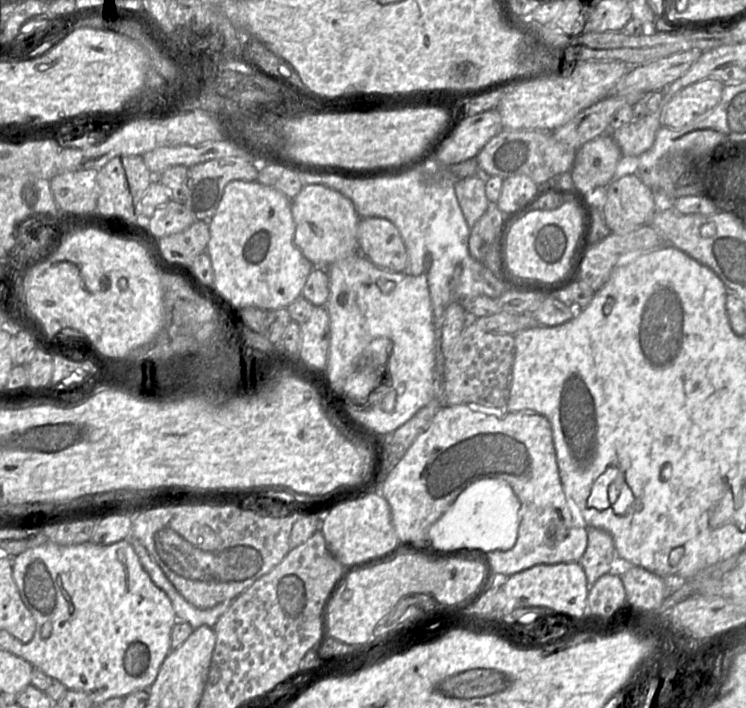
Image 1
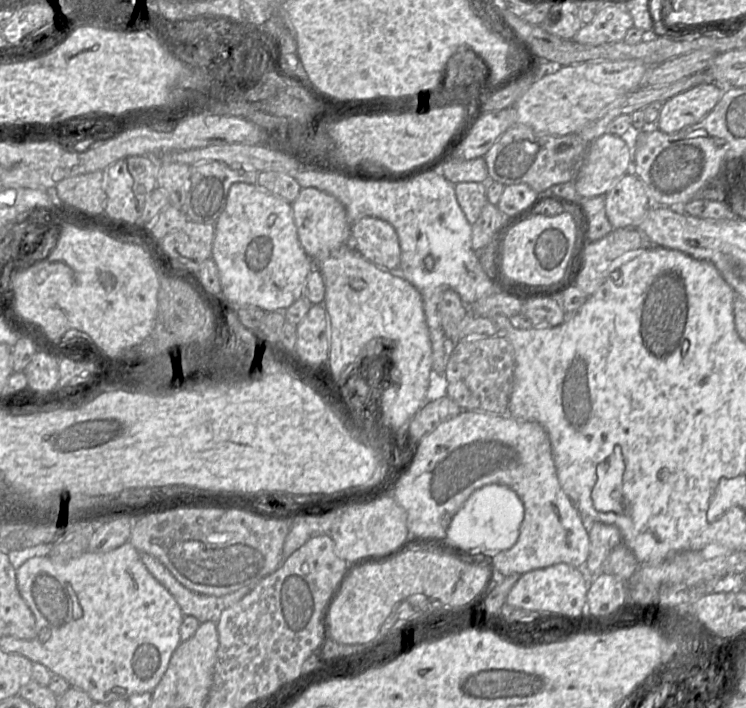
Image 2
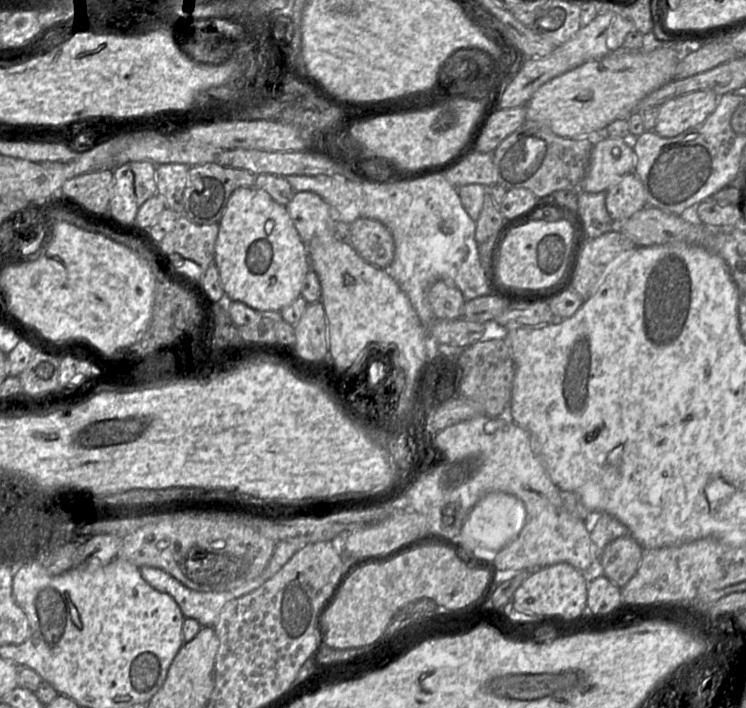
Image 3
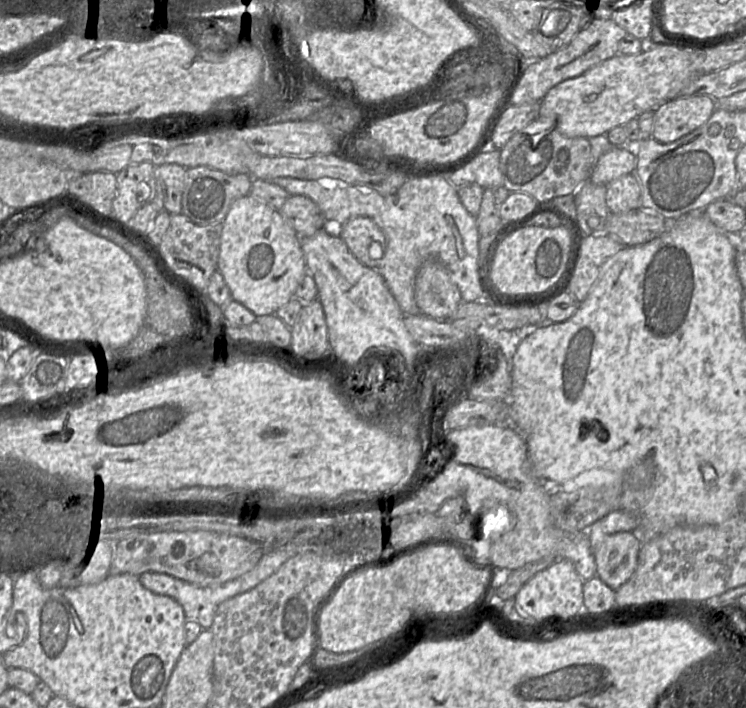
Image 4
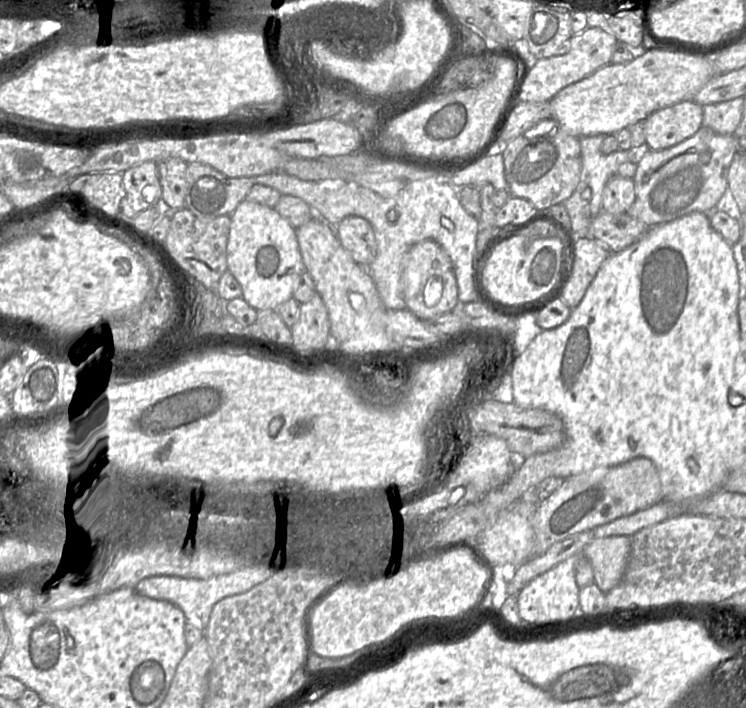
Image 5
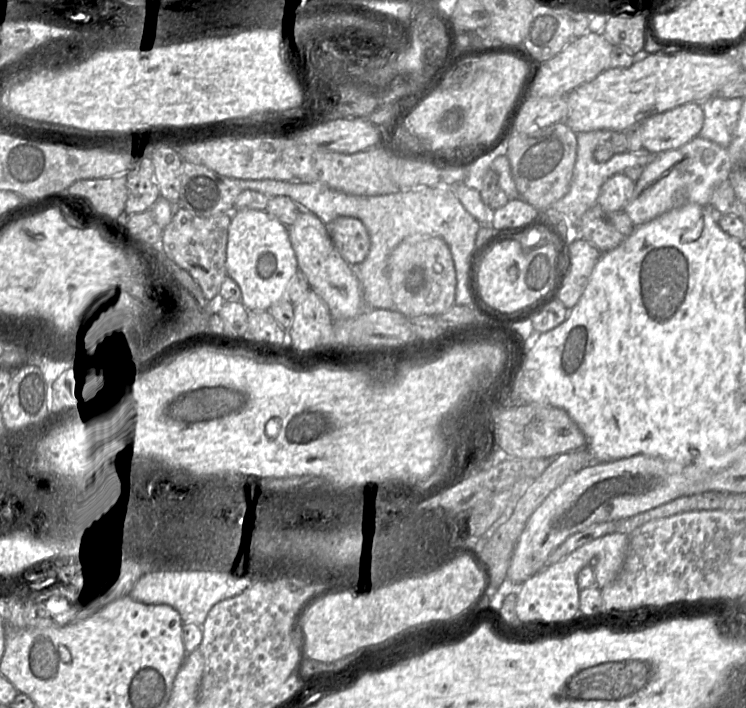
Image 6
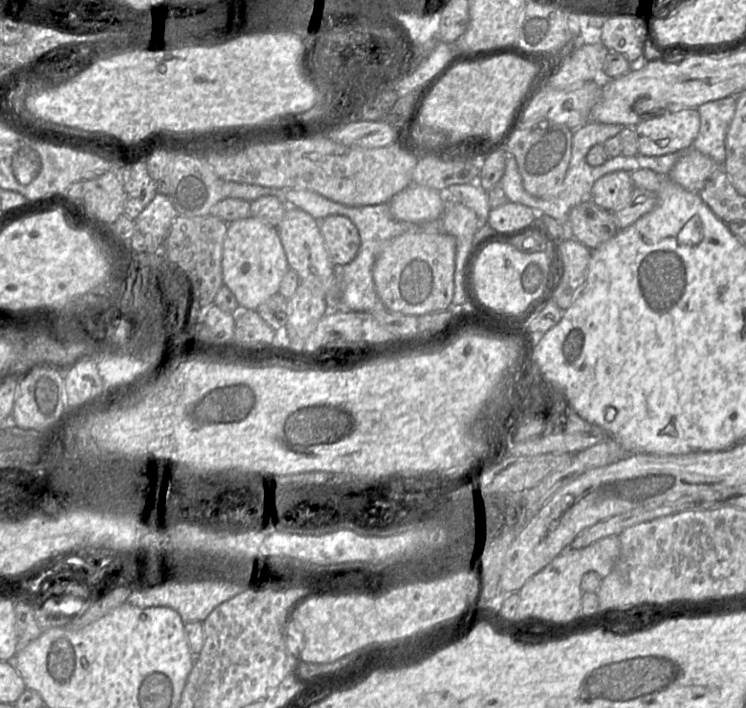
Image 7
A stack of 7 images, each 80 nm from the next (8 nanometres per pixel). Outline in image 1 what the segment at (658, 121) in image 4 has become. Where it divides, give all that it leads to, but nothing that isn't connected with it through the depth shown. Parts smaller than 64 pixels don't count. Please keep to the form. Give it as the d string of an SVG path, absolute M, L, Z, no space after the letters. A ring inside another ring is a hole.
M704 79L680 90L663 108L663 127L680 130L694 121L701 121L720 102L724 84L715 79Z

